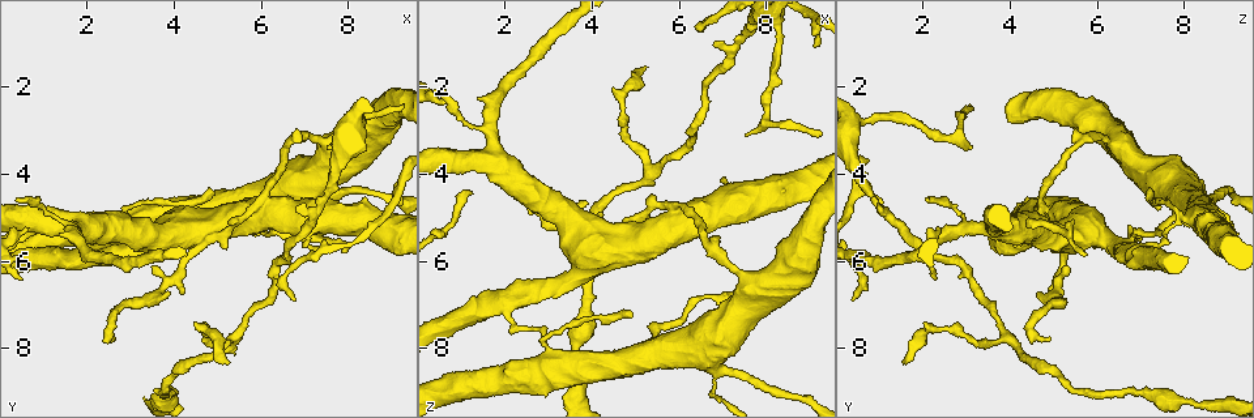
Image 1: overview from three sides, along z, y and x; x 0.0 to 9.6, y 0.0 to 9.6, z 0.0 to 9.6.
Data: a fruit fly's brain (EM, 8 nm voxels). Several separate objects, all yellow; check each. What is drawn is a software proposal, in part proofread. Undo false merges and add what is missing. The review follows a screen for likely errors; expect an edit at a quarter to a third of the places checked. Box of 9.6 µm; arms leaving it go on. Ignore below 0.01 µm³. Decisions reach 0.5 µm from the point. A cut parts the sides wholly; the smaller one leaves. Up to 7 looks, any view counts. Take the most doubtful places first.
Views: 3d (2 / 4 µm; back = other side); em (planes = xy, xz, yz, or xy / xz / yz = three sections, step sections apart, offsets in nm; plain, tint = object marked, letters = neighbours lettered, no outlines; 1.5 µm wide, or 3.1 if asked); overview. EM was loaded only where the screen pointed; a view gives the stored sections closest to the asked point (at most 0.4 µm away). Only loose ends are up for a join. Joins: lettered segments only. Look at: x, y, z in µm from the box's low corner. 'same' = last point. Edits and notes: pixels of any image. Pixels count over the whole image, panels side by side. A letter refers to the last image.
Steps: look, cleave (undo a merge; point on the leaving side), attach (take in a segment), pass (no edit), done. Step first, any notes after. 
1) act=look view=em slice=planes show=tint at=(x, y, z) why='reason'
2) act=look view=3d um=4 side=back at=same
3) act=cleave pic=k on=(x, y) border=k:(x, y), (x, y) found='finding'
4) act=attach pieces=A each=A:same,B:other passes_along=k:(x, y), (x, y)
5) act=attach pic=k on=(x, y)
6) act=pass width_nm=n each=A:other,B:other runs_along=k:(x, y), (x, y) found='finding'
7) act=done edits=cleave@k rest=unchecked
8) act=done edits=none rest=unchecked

act=look view=em slice=xy step=8 show=tint at=(2.50, 7.45, 4.50) why='abrupt turn'

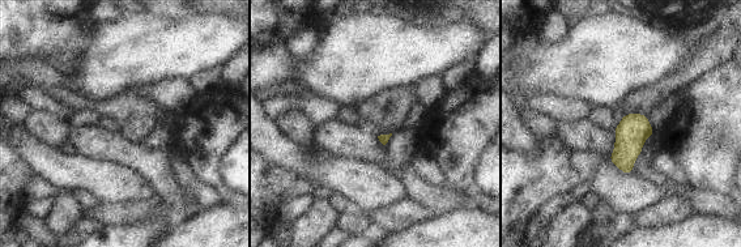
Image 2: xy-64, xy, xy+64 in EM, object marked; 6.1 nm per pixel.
act=look view=em slice=planes show=letters at=same

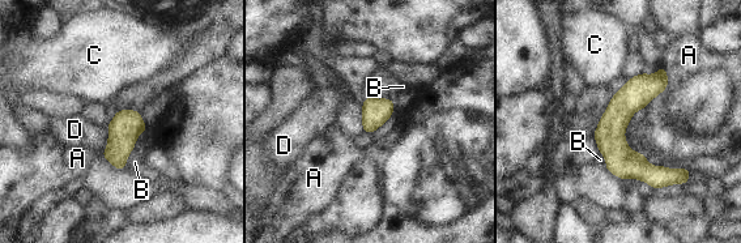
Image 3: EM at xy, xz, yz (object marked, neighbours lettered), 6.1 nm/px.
act=pass each=A:other,B:other,C:other,D:other found='continuous, no second cell'

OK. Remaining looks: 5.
act=look view=3d um=2 at=(2.20, 5.65, 7.35) why='touches itself'

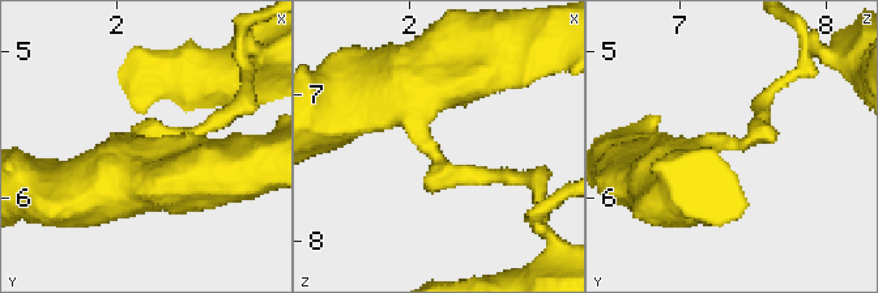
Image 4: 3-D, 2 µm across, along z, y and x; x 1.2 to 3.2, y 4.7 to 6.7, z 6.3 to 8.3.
act=look view=em slice=planes show=tint at=(2.14, 5.66, 7.36) why='shape alone is not enough'

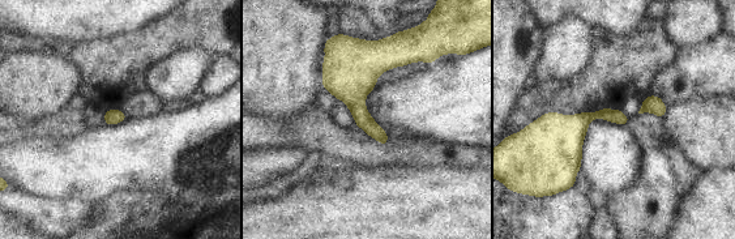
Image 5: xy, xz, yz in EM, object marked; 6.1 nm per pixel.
act=look view=em slice=planes show=letters at=same why='see the neighbours'

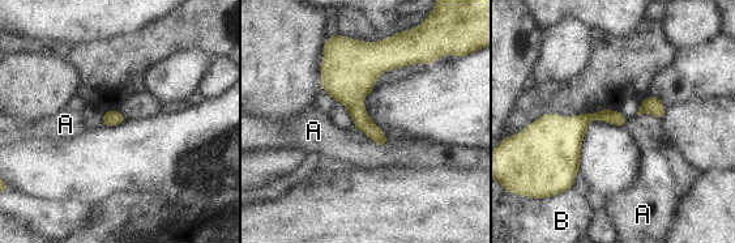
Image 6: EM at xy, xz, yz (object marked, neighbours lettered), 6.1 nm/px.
act=pass width_nm=80 each=A:other,B:other border=6:(354, 127), (383, 146), (387, 145) found='one cell here'

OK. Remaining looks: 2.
act=done edits=none rest=unchecked

